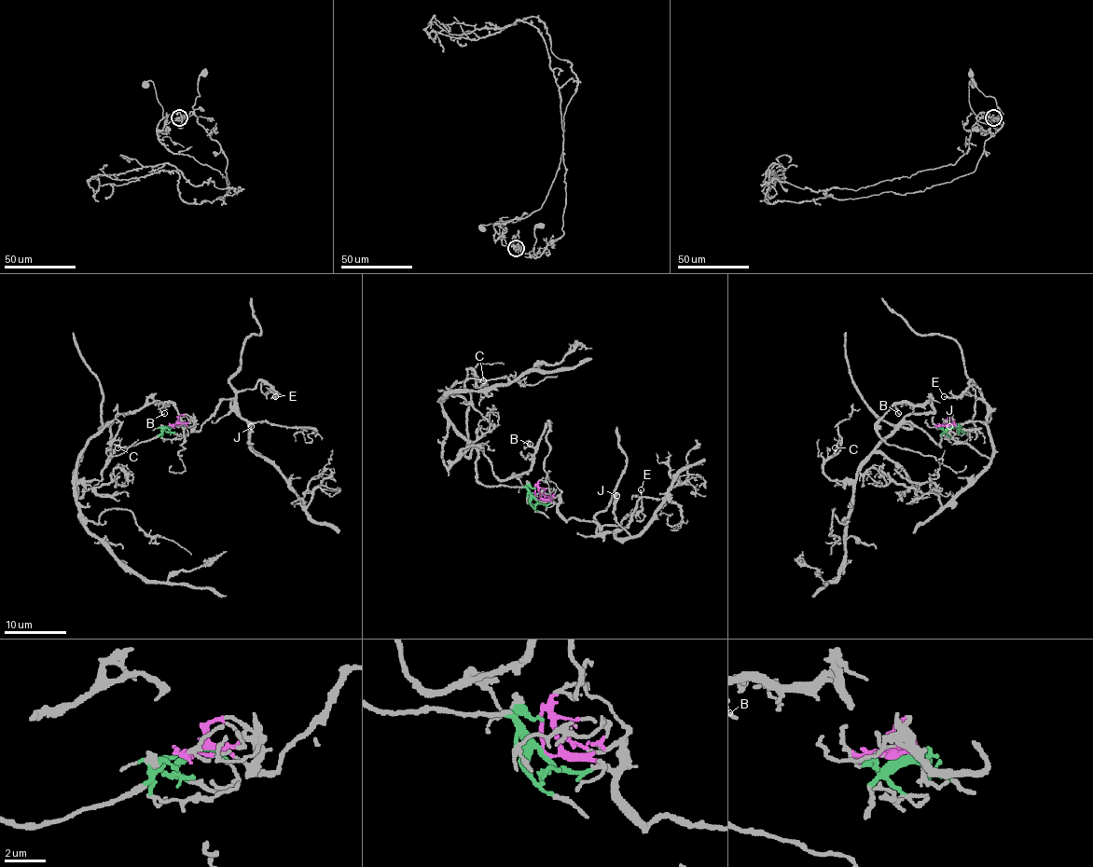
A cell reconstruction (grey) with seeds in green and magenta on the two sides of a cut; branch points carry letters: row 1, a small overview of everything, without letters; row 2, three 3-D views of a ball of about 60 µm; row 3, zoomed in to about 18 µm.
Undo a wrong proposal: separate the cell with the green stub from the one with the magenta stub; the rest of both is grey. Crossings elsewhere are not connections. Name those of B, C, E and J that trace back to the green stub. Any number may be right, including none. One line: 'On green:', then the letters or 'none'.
On green: B, C

